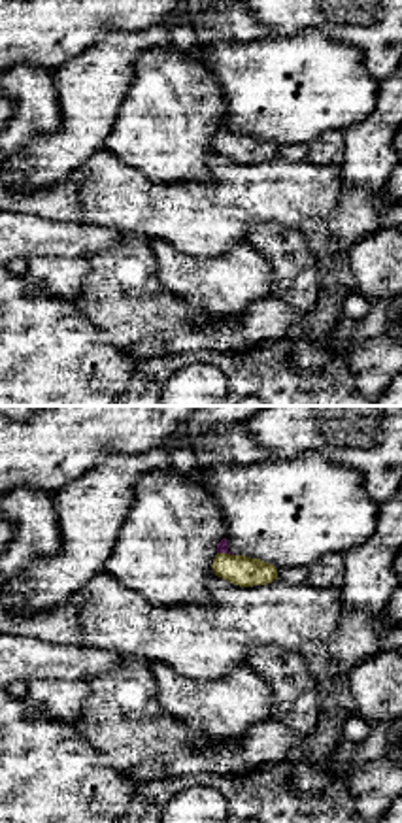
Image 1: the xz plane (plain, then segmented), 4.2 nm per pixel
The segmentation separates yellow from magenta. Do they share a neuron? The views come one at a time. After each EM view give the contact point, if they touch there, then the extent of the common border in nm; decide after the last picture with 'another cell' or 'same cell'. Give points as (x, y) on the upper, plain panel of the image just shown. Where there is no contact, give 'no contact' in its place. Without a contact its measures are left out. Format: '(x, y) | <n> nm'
(225, 131) | 70 nm

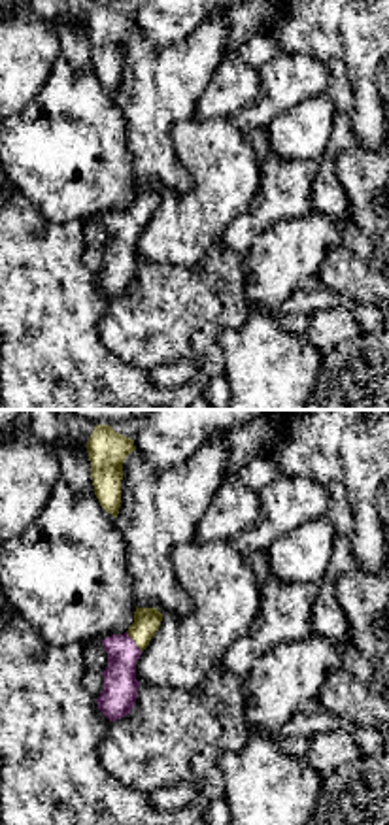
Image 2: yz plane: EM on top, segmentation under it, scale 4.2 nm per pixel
(133, 216) | 110 nm

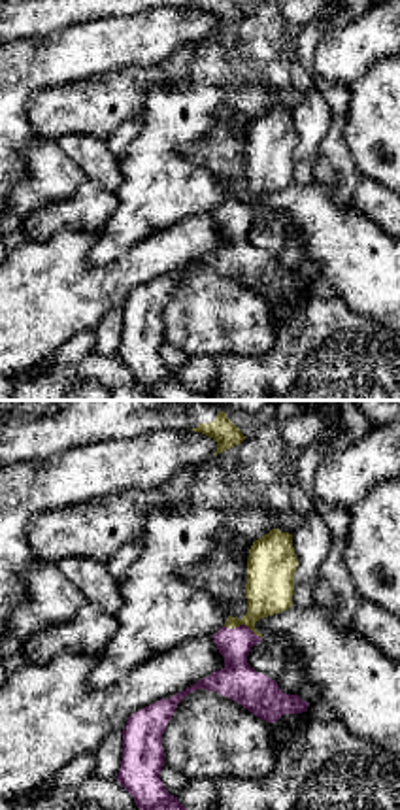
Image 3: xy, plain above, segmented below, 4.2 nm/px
(244, 201) | 170 nm

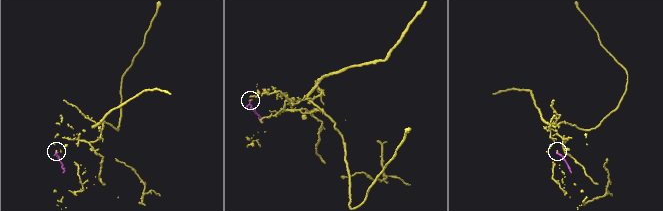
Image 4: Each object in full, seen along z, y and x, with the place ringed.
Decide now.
same cell

